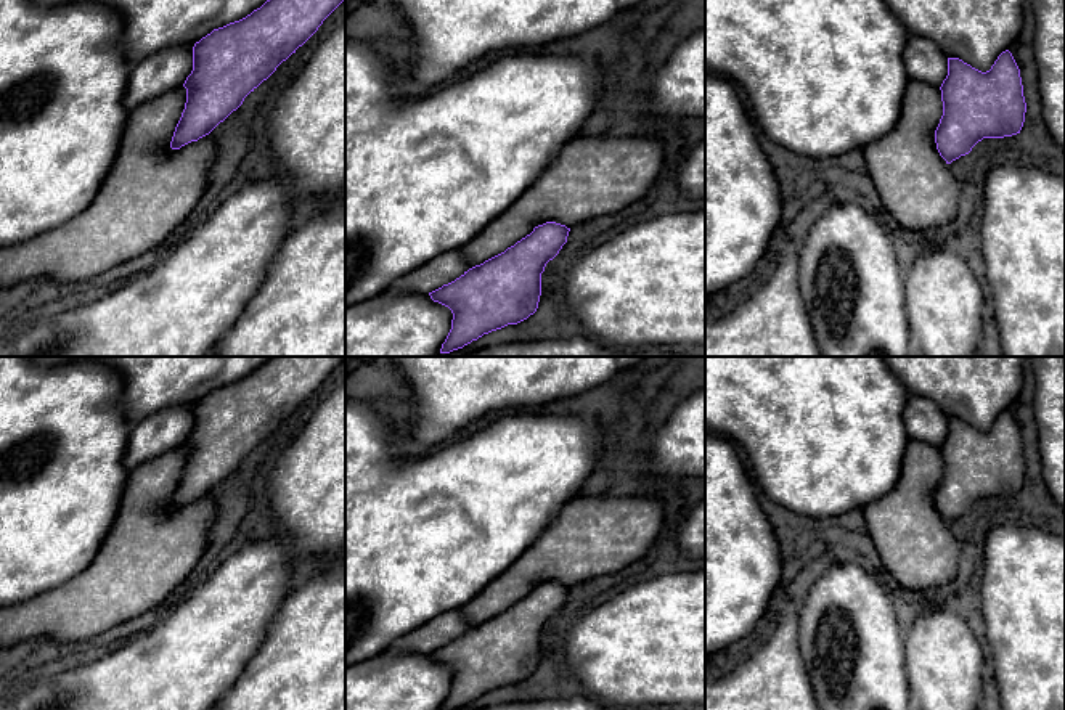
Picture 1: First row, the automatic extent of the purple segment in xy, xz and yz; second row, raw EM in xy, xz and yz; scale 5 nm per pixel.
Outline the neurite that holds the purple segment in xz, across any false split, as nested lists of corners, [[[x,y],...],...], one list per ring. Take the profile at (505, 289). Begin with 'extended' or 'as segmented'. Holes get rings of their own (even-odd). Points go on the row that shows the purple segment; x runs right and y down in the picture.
as segmented | [[[546,222],[504,252],[429,292],[453,313],[440,353],[450,353],[484,334],[533,315],[541,296],[541,273],[567,243],[570,228]]]

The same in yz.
as segmented | [[[1009,50],[986,72],[959,58],[948,58],[948,75],[940,90],[943,116],[935,143],[946,164],[969,154],[983,138],[1012,137],[1023,127],[1023,85]]]

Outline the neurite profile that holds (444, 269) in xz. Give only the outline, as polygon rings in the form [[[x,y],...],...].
[[[461,249],[440,252],[437,257],[429,259],[418,268],[394,280],[394,283],[387,286],[386,292],[429,294],[443,284],[455,281],[467,270],[469,265]]]

